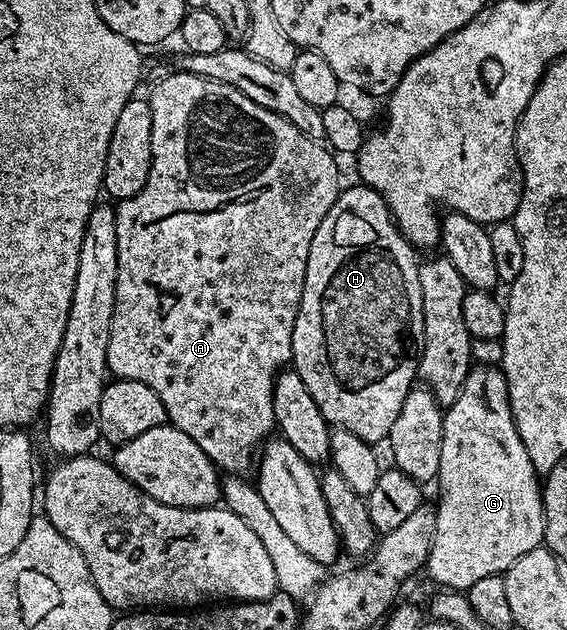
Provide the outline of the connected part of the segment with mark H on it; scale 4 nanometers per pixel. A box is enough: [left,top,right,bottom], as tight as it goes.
[292,185,423,445]

